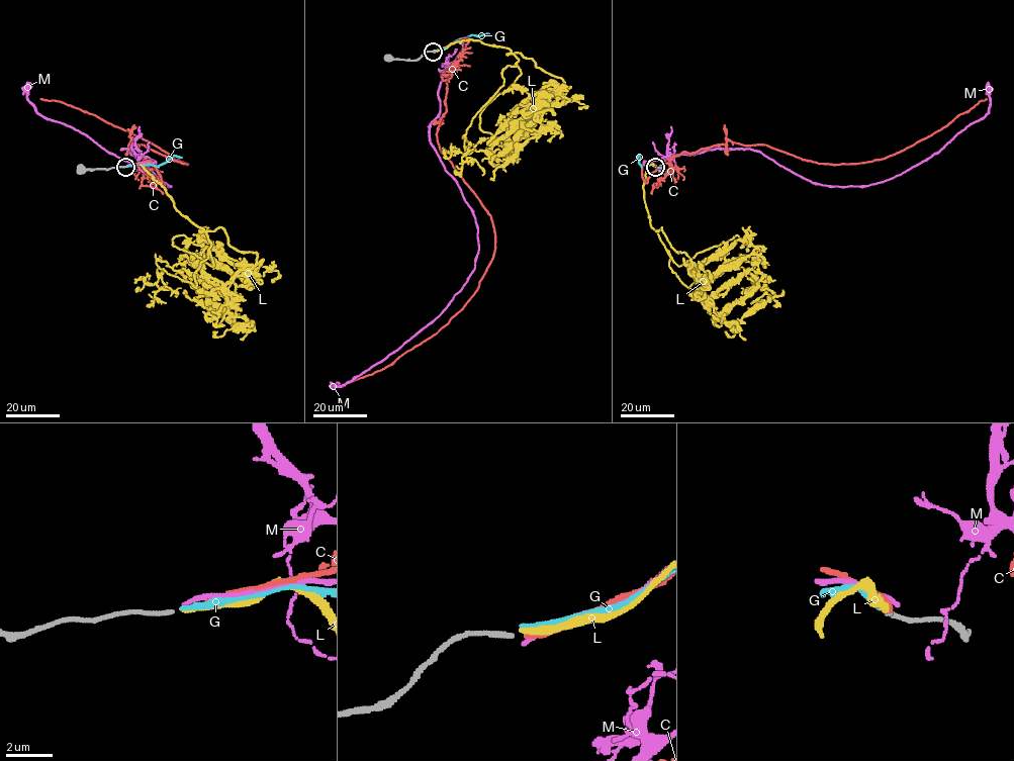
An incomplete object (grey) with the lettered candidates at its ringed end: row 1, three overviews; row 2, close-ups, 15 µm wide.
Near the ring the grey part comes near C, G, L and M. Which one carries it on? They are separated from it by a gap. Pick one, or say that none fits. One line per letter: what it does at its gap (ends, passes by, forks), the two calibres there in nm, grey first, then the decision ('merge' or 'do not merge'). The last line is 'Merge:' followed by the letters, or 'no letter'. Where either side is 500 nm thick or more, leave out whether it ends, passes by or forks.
C: it ends; calibres 200 and 180 nm; merge
G: it ends; calibres 200 and 200 nm; do not merge
L: it ends; calibres 200 and 240 nm; do not merge
M: it ends; calibres 200 and 190 nm; do not merge
Merge: C

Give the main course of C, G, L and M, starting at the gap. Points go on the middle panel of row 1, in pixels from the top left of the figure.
C: (434, 51), (468, 39), (447, 79), (437, 138), (490, 216), (493, 256), (448, 323), (384, 368), (348, 383)
G: (434, 51), (472, 34), (489, 33)
L: (434, 51), (480, 40), (520, 53), (564, 83), (540, 91), (536, 114), (547, 125), (491, 179)
M: (434, 53), (461, 40), (442, 78), (430, 141), (475, 218), (474, 270), (433, 320), (337, 383)

